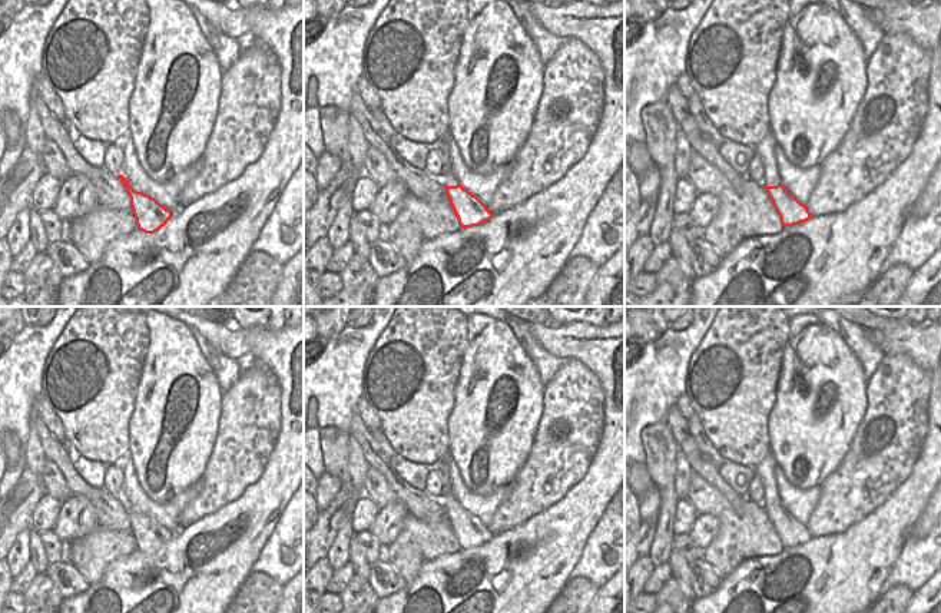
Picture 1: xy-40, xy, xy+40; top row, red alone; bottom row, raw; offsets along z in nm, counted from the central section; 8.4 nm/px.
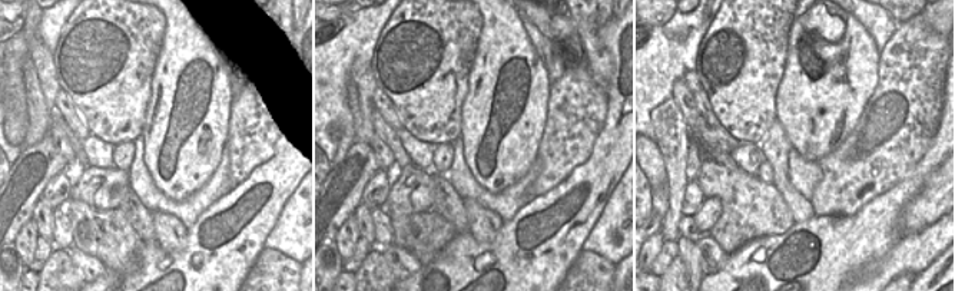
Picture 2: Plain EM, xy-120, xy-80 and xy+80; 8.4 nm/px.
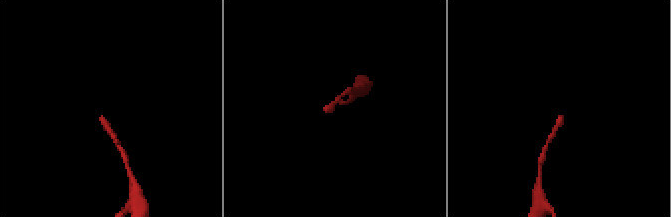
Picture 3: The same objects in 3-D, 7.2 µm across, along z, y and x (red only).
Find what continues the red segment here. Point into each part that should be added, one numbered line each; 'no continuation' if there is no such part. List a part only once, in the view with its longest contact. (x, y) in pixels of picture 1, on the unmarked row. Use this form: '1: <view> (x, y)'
1: xy (447, 499).

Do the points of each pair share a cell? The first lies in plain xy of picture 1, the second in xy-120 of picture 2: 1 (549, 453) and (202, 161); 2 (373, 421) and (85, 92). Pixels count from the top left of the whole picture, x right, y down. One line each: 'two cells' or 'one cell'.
1: two cells
2: two cells

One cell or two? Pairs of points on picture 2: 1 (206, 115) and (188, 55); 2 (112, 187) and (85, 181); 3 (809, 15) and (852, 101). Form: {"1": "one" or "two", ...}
{"1": "one", "2": "one", "3": "one"}

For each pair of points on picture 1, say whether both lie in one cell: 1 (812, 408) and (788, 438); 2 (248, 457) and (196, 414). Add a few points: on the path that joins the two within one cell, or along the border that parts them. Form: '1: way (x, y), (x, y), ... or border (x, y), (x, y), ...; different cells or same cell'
1: way (811, 416), (795, 431); same cell
2: border (222, 398), (216, 440), (205, 463); different cells

